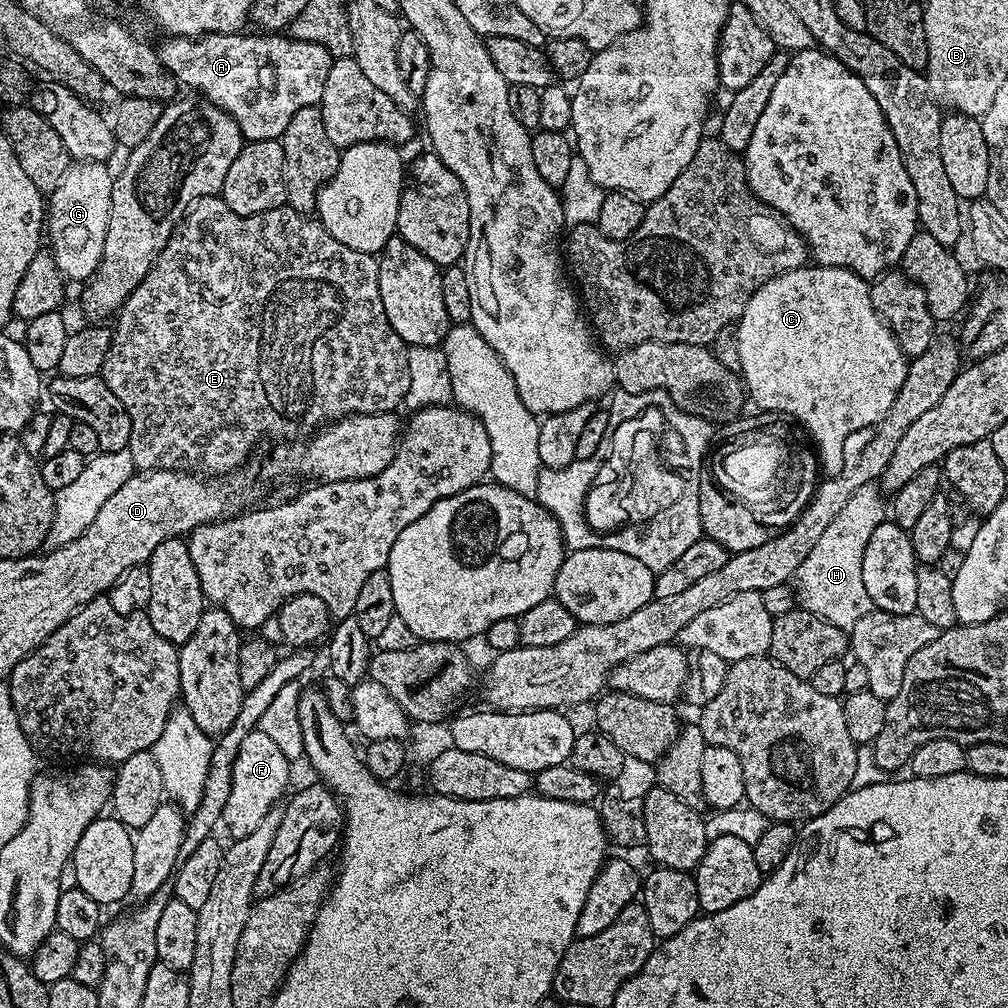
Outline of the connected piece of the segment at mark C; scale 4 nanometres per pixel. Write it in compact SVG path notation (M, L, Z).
M805 266L791 268L790 271L784 272L780 276L770 278L750 298L750 302L746 302L746 310L741 314L736 324L736 333L738 334L738 358L740 359L739 375L744 381L747 399L751 403L753 400L760 412L781 412L783 416L791 416L810 437L818 457L819 467L825 477L838 475L846 466L844 451L848 448L848 439L855 432L862 431L863 428L871 429L884 417L886 410L890 410L894 398L898 398L898 390L902 390L902 382L908 373L909 357L905 356L904 351L900 349L892 329L874 310L869 281L863 280L861 276L854 274L848 268Z

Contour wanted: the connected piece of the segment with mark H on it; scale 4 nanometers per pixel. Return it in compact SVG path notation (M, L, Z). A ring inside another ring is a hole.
M876 484L862 486L846 502L834 521L830 522L822 537L818 538L817 545L810 550L794 577L799 605L845 630L852 629L866 614L874 610L870 594L863 585L862 557L874 530L885 521L886 502L882 498L883 493Z

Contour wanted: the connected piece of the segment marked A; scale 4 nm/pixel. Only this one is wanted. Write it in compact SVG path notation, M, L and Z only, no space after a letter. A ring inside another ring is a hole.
M215 32L209 36L168 36L158 44L160 61L170 70L173 81L193 88L211 104L216 104L236 122L242 130L245 141L280 140L286 126L290 126L290 118L303 108L315 108L322 98L322 90L326 90L326 74L330 74L333 56L326 46L318 46L318 42L302 42L290 34L256 34L260 36L244 36L239 32Z

